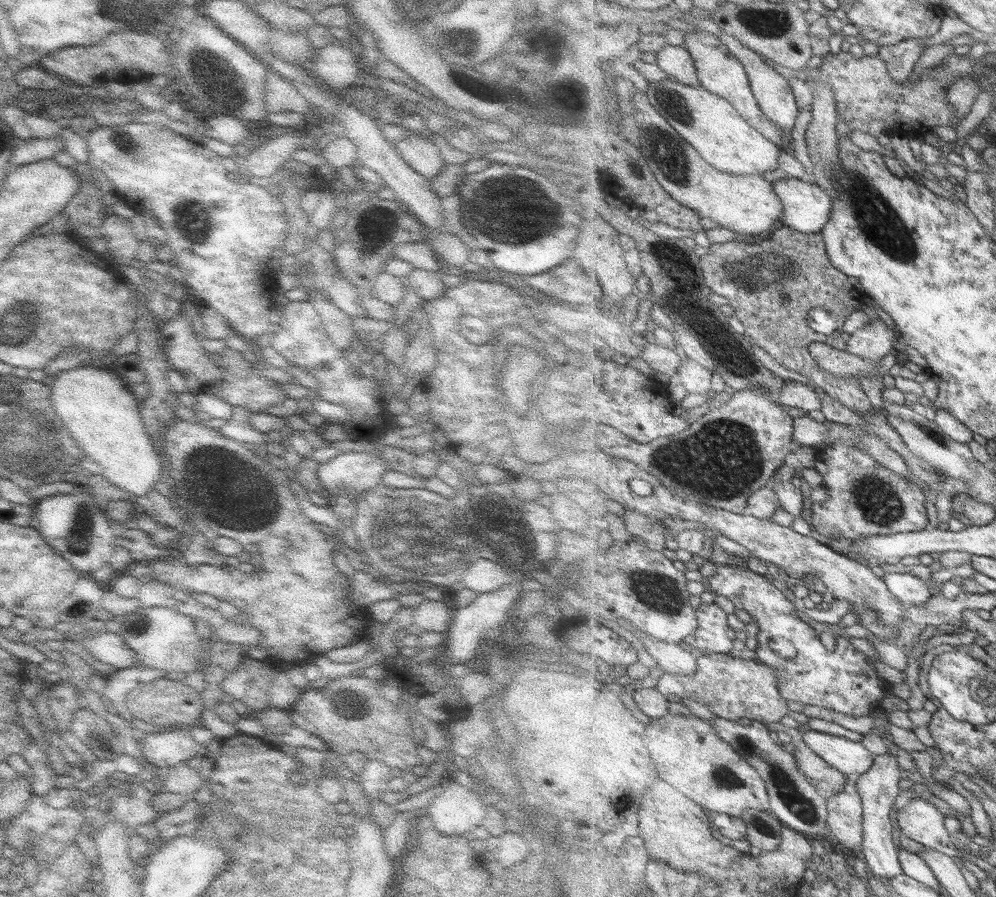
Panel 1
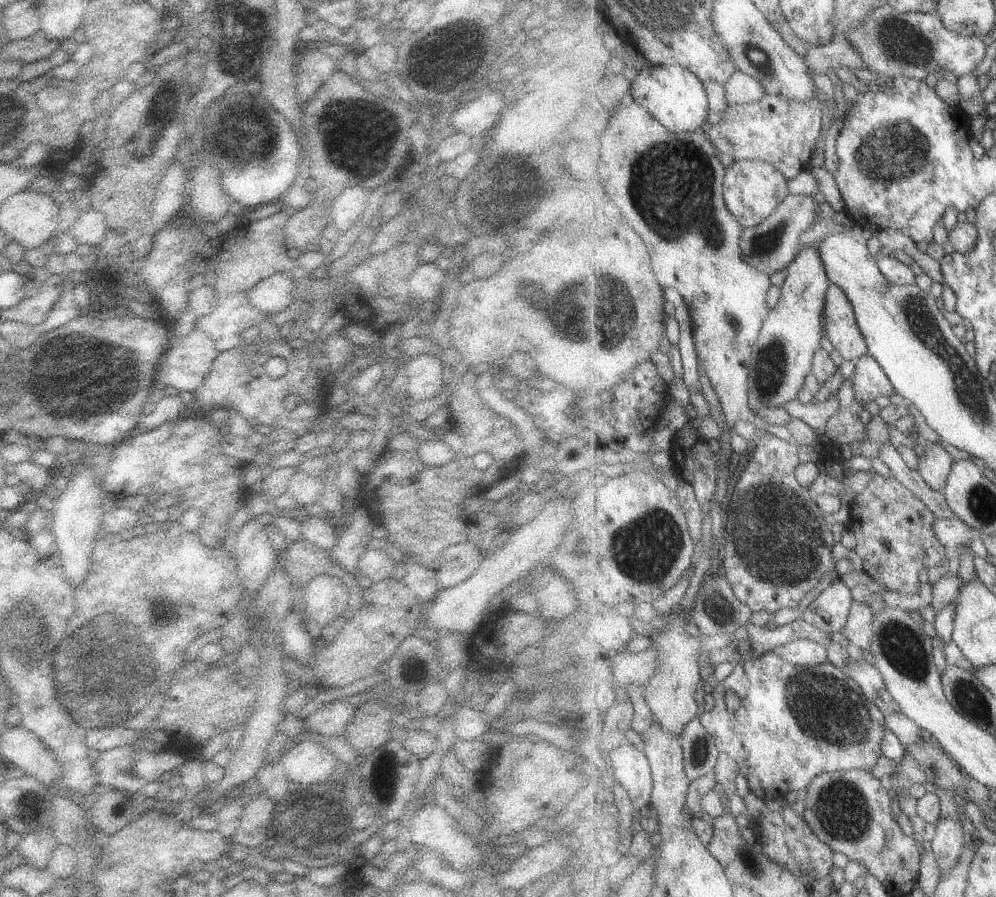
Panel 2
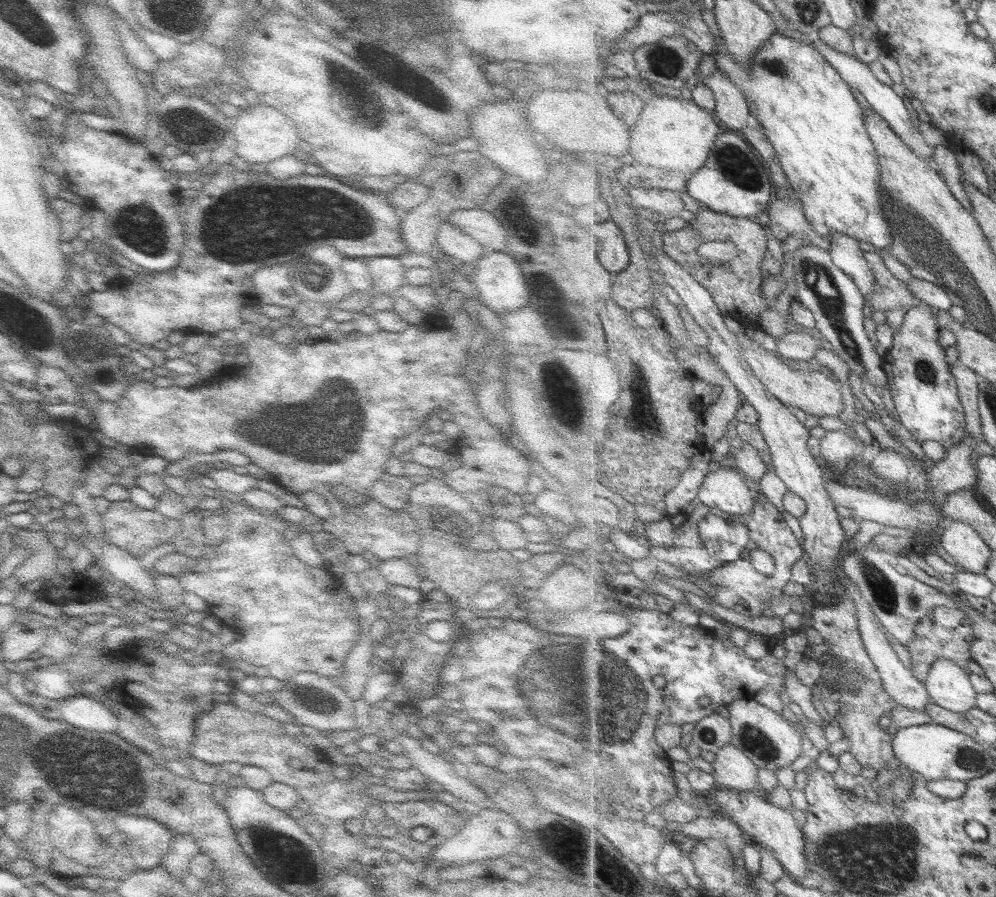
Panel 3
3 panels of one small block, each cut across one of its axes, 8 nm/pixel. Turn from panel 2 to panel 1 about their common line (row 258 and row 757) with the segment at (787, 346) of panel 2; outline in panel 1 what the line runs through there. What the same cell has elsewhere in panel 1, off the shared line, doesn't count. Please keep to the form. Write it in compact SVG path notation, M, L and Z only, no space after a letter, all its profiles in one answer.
M778 726L782 732L790 736L793 744L793 756L797 759L797 765L805 778L817 789L817 792L826 799L839 794L849 780L845 774L830 766L819 754L817 754L805 741L802 733L795 728Z

